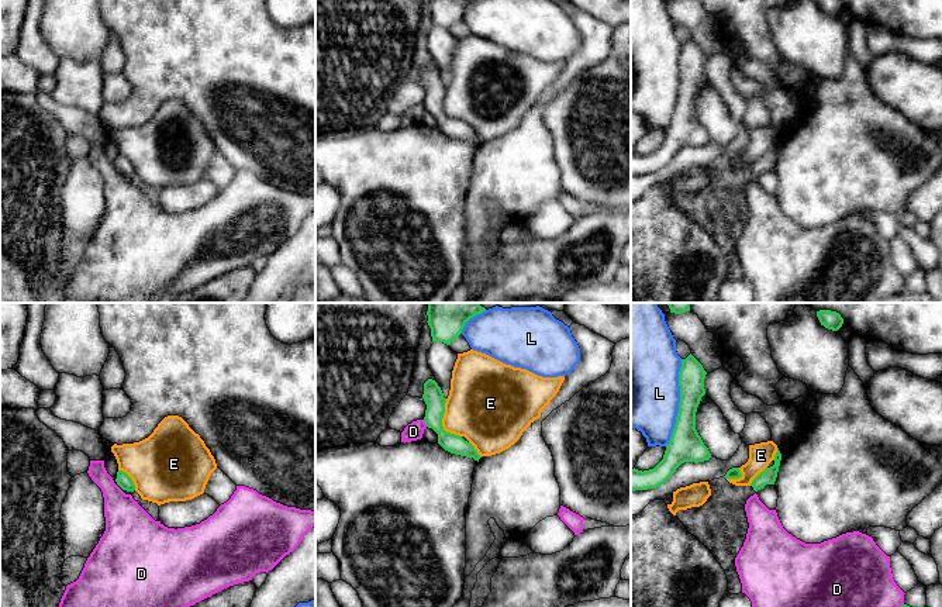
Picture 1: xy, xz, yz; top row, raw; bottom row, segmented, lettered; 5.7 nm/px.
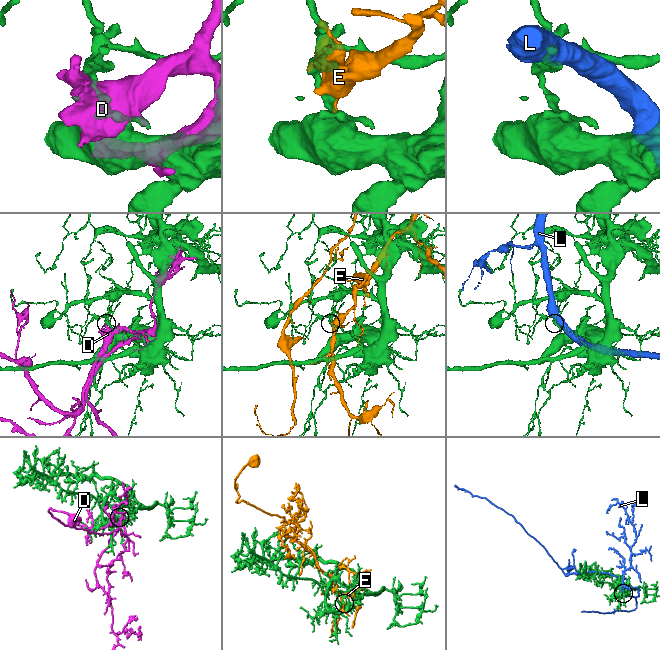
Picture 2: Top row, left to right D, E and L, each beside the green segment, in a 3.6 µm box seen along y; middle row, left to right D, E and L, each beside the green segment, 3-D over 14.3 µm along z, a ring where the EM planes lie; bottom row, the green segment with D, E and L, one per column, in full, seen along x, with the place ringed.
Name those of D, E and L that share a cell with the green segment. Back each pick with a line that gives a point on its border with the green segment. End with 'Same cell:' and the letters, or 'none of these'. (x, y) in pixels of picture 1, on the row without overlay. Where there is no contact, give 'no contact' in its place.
Same cell: none of these

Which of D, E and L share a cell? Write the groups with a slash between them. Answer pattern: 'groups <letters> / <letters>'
groups D / E / L

